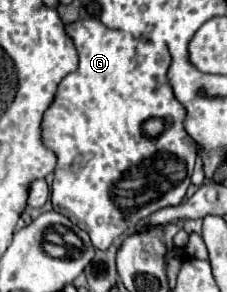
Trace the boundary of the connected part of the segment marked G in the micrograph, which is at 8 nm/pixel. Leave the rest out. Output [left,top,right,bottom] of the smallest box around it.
[41,18,197,250]

